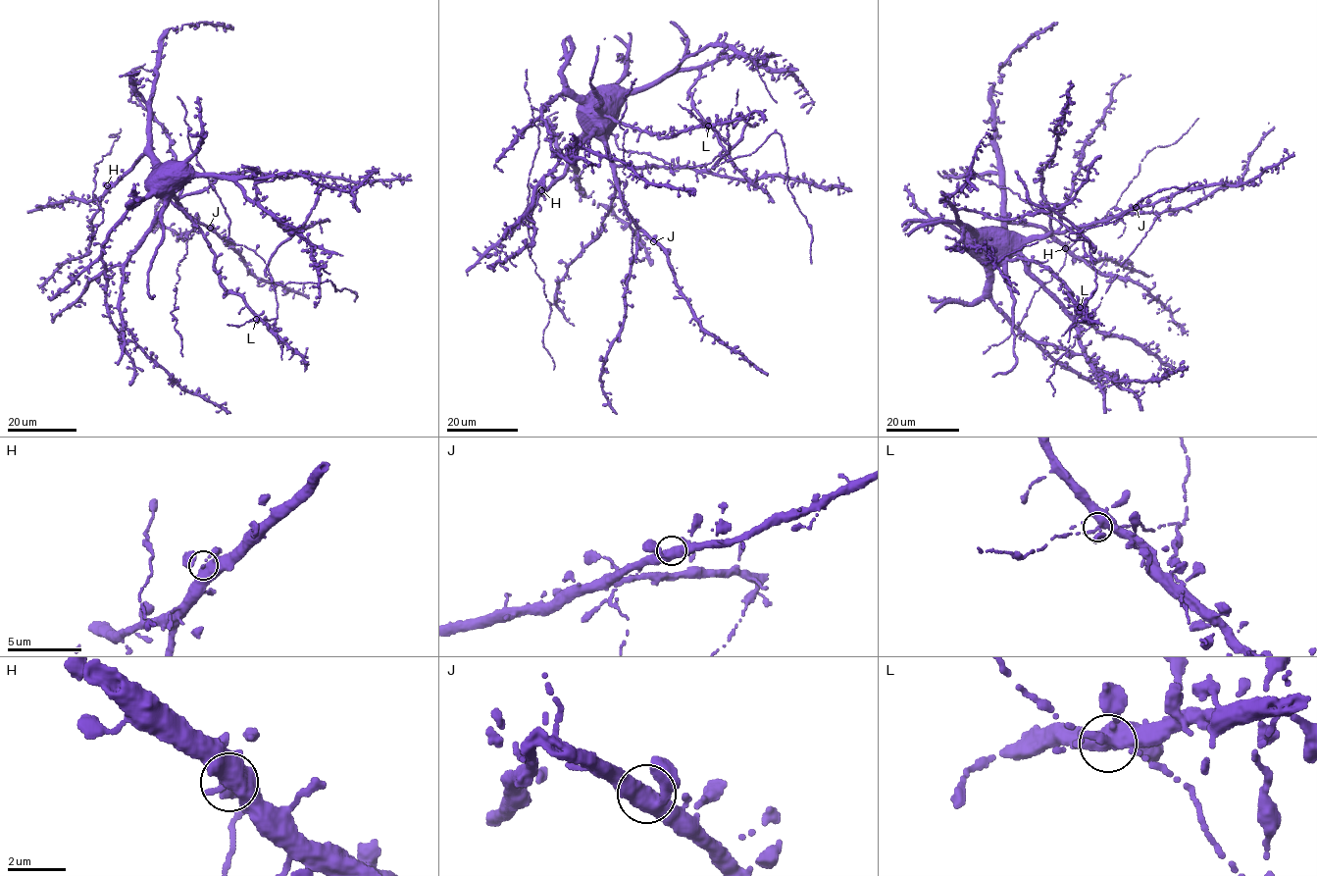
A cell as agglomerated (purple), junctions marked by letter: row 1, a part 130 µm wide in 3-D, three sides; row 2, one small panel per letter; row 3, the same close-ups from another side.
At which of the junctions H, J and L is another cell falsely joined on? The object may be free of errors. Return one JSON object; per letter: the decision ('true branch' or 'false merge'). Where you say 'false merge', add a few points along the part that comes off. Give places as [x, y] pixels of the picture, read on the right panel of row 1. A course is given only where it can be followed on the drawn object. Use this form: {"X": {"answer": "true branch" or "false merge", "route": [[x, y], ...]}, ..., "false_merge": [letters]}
{"H": {"answer": "true branch"}, "J": {"answer": "true branch"}, "L": {"answer": "false merge", "route": [[1080, 307], [1096, 288], [1096, 271], [1084, 248], [1084, 236], [965, 166]]}, "false_merge": ["L"]}

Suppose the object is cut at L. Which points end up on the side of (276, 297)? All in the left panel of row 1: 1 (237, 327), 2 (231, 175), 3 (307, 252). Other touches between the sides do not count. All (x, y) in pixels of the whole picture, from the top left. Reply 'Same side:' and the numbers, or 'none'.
Same side: 1

